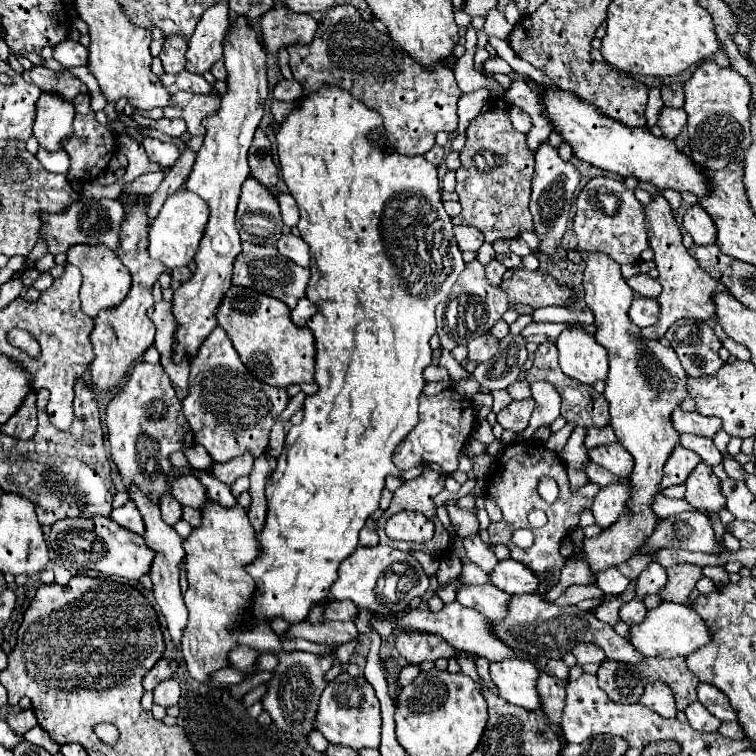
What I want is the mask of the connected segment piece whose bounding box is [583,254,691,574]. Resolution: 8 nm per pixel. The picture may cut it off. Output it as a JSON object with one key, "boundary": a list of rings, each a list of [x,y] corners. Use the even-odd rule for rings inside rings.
{"boundary":[[[589,254],[583,288],[585,302],[595,314],[595,340],[609,352],[609,374],[603,396],[609,402],[611,428],[635,460],[633,474],[629,476],[633,482],[629,504],[631,516],[625,516],[609,530],[603,530],[601,536],[585,538],[583,542],[587,562],[593,574],[597,574],[629,560],[631,554],[635,554],[655,530],[659,518],[651,510],[651,500],[653,494],[659,492],[657,484],[661,482],[667,458],[671,456],[673,448],[679,446],[679,432],[673,428],[671,414],[681,406],[683,400],[691,396],[687,390],[689,376],[683,370],[675,350],[665,348],[657,340],[643,338],[641,328],[629,320],[627,312],[633,300],[633,290],[621,276],[619,264],[615,264],[611,258],[605,258],[605,254]]]}

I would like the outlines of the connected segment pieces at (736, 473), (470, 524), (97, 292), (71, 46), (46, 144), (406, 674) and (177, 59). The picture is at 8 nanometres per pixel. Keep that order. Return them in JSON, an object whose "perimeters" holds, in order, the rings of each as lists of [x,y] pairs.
{"perimeters":[[[[725,456],[723,458],[723,466],[725,466],[725,470],[727,470],[727,474],[733,478],[733,480],[745,480],[745,476],[747,476],[747,472],[743,470],[743,466],[733,458],[733,456]]],[[[453,500],[447,502],[447,512],[449,512],[451,524],[455,526],[455,532],[457,532],[457,536],[459,536],[461,540],[467,538],[467,536],[477,534],[477,530],[479,530],[479,520],[475,518],[473,512],[463,510],[463,508],[457,508]]],[[[87,244],[71,246],[67,252],[67,262],[77,266],[83,274],[83,288],[79,292],[79,298],[81,298],[83,312],[91,318],[95,318],[95,314],[105,308],[119,306],[131,290],[129,270],[125,270],[125,266],[119,262],[117,254],[111,252],[107,246],[87,246]]],[[[65,40],[53,46],[53,58],[63,66],[63,68],[73,68],[73,66],[85,66],[87,64],[87,48],[81,46],[75,40]]],[[[43,92],[37,100],[37,118],[33,124],[39,146],[49,152],[63,150],[63,142],[73,136],[73,118],[75,110],[71,102]]],[[[403,666],[399,672],[399,686],[407,686],[419,674],[419,666]]],[[[183,38],[165,40],[159,58],[161,58],[167,74],[179,74],[181,70],[185,70],[185,64],[187,64],[185,52],[187,52],[187,44]]]]}

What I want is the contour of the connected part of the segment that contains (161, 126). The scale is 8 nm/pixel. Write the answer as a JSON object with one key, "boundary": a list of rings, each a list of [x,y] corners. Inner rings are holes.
{"boundary":[[[161,118],[161,120],[153,120],[151,126],[165,132],[165,134],[169,134],[169,136],[181,136],[185,132],[185,122],[181,122],[181,120]]]}

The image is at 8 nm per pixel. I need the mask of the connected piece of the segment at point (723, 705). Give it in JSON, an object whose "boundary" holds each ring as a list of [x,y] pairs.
{"boundary":[[[699,684],[697,686],[697,696],[699,696],[699,702],[713,714],[717,716],[721,722],[727,722],[727,720],[735,720],[735,710],[731,710],[731,704],[729,700],[725,698],[725,694],[715,688],[713,684]]]}

